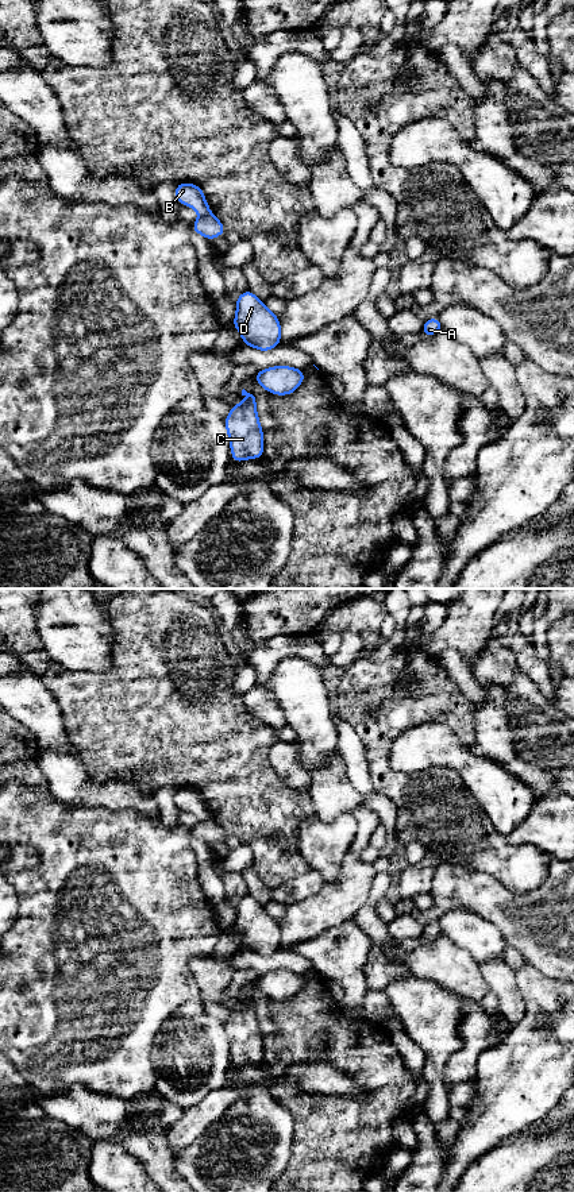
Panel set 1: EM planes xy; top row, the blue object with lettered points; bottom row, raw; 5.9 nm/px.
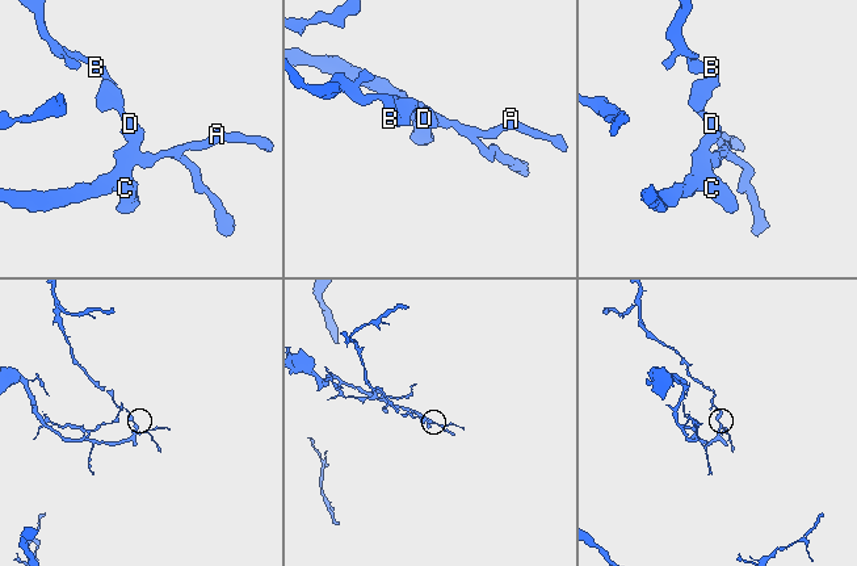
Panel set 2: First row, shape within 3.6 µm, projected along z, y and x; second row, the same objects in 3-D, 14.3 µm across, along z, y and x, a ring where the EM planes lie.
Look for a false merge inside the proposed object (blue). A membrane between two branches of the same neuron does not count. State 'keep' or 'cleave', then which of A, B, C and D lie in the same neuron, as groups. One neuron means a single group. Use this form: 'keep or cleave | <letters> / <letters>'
cleave | A C D / B

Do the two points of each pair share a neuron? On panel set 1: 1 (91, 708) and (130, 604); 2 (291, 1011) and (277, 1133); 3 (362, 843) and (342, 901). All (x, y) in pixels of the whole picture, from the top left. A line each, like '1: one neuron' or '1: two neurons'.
1: one neuron
2: two neurons
3: one neuron

